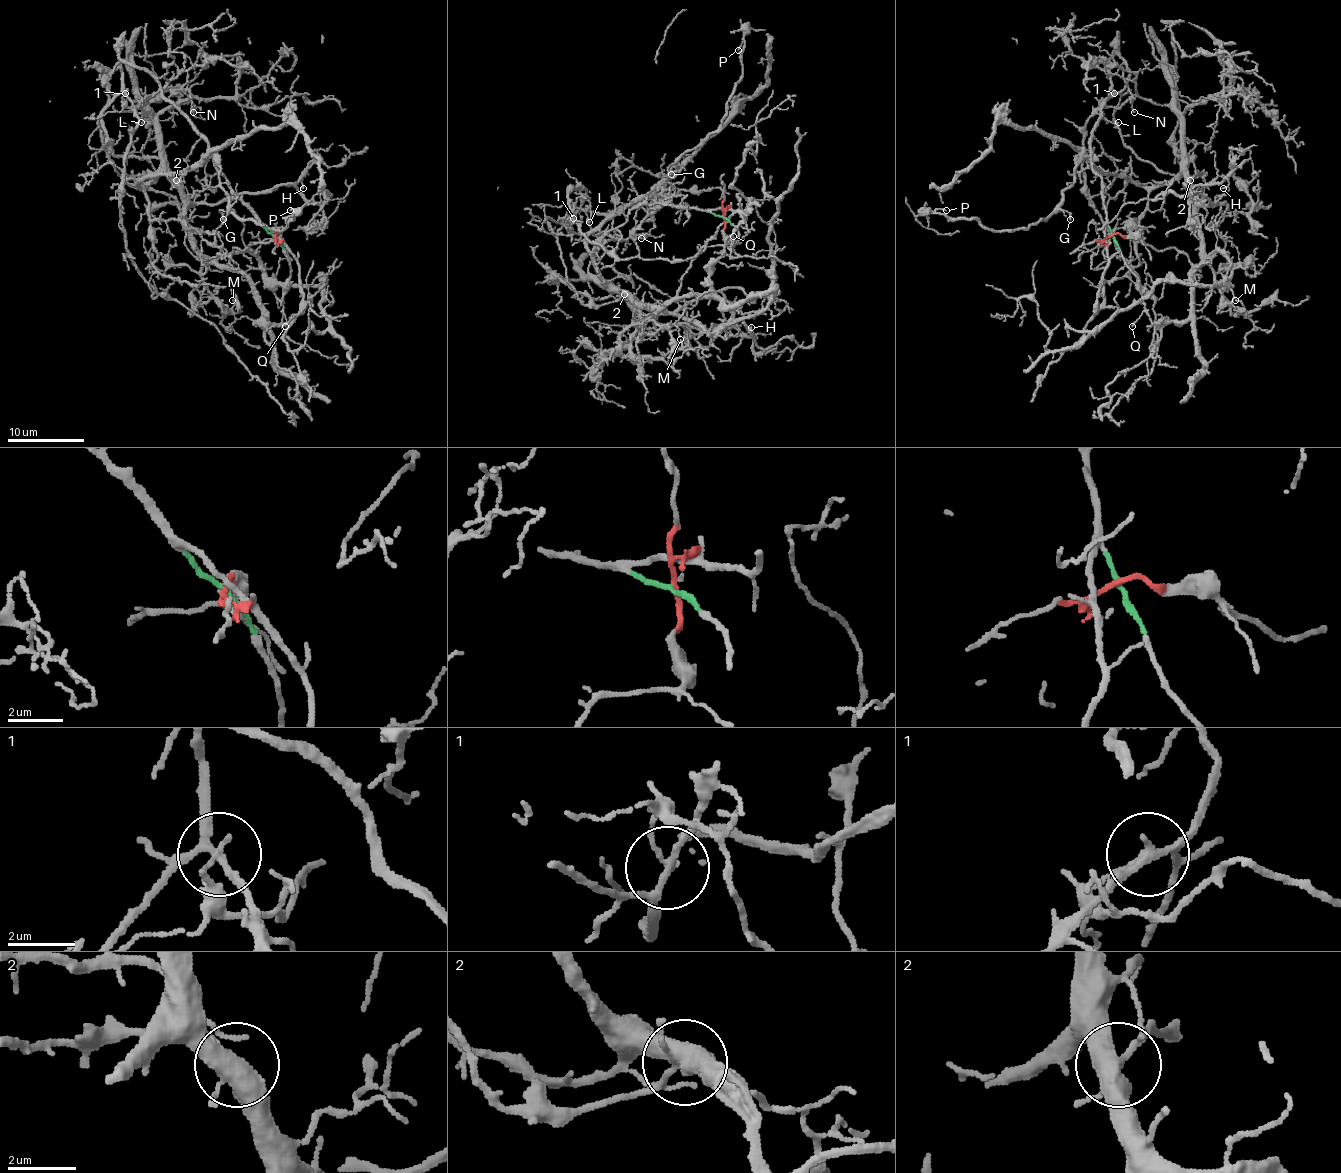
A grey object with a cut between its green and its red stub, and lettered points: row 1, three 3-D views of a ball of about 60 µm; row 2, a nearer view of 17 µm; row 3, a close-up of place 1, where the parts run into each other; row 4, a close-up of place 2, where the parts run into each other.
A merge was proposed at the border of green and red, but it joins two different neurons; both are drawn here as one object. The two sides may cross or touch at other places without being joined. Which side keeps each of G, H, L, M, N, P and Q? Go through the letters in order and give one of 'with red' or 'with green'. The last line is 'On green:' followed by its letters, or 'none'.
G: with green
H: with red
L: with green
M: with red
N: with red
P: with green
Q: with green
On green: G, L, P, Q

